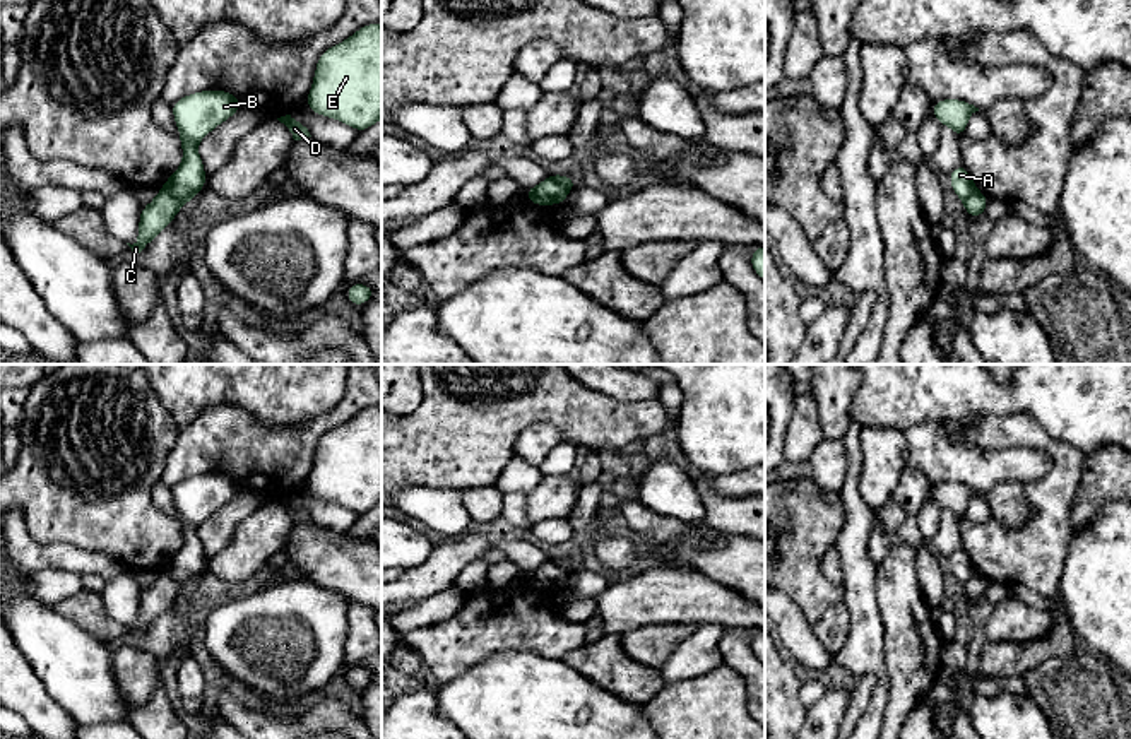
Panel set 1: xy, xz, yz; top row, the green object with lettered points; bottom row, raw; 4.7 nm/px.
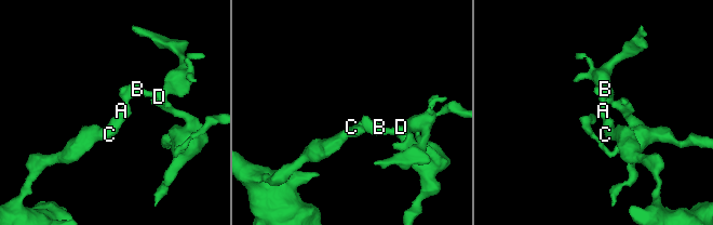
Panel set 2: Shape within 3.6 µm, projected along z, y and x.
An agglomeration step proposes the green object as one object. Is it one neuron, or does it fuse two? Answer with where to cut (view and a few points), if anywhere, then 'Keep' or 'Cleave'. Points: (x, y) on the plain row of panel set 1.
Split along xy (161, 572), (185, 584). Cleave

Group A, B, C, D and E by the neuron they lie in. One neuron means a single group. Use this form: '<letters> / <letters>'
A B D E / C

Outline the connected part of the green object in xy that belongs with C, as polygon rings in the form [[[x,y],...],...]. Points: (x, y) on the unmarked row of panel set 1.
[[[159,573],[156,582],[140,592],[139,623],[133,628],[127,626],[132,635],[140,636],[157,616],[173,606],[183,587],[185,583]]]

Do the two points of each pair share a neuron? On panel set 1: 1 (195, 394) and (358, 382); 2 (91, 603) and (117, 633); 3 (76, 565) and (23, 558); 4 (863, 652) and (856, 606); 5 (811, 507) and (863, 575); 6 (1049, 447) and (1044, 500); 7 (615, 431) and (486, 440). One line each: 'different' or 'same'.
1: different
2: same
3: same
4: same
5: different
6: same
7: same

